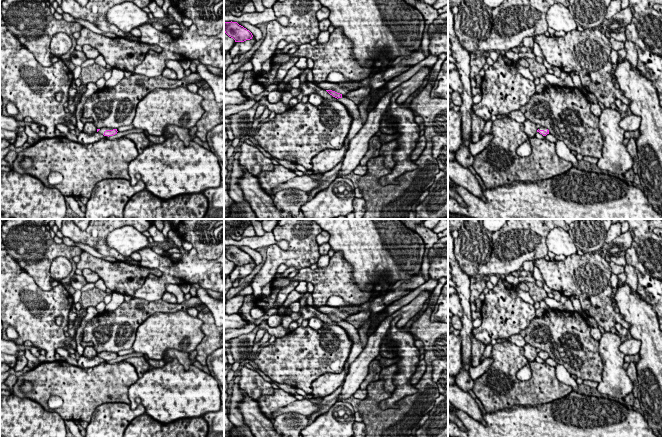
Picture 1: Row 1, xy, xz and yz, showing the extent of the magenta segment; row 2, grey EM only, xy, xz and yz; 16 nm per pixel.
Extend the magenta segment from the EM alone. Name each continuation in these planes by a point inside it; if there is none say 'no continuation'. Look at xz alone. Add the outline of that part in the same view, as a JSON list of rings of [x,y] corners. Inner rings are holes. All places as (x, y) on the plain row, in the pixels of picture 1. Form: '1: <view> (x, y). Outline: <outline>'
1: xz (349, 328). Outline: [[[342,319],[341,322],[338,322],[338,325],[345,329],[345,331],[348,333],[348,335],[352,338],[353,343],[360,342],[360,337],[358,330],[356,327],[349,322]]]

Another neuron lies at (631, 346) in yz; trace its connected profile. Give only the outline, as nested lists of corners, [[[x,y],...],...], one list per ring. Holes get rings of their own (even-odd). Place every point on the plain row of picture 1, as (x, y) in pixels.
[[[631,338],[631,339],[626,339],[620,345],[620,351],[624,355],[636,355],[636,354],[639,354],[640,347],[641,347],[641,342],[639,340]]]

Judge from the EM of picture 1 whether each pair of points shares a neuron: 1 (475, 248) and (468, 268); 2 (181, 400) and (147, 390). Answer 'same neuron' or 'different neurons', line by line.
1: same neuron
2: same neuron

